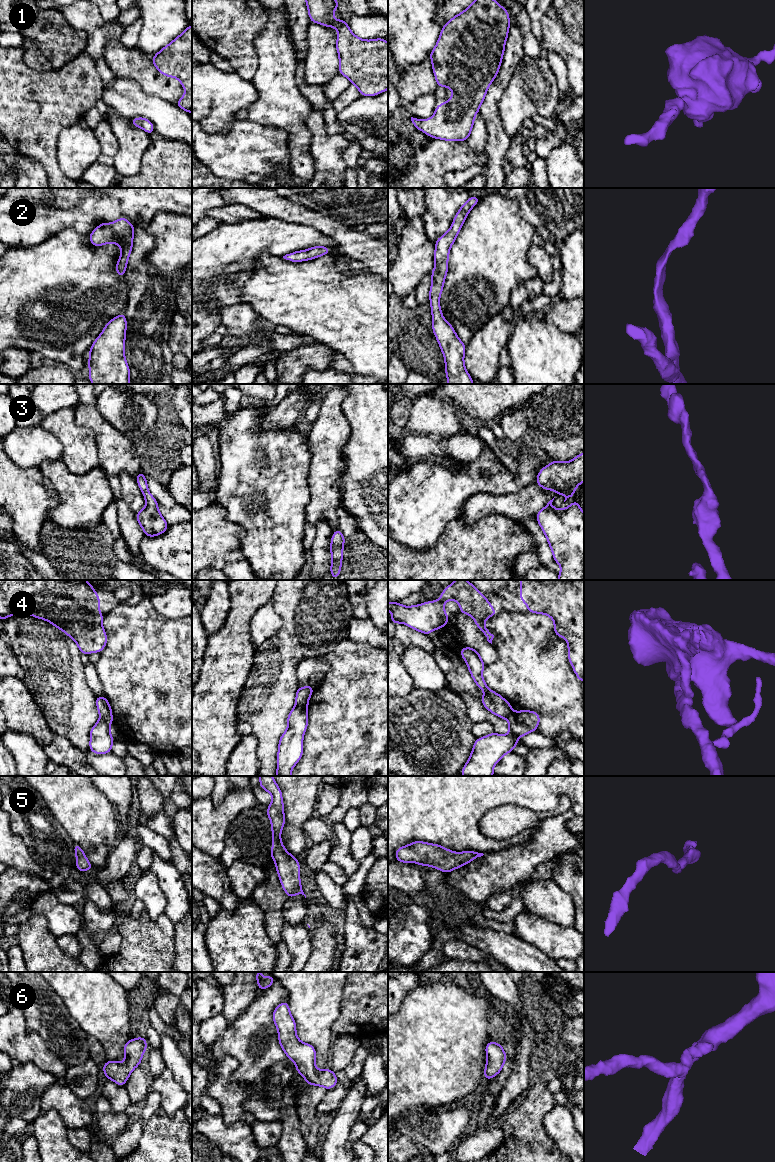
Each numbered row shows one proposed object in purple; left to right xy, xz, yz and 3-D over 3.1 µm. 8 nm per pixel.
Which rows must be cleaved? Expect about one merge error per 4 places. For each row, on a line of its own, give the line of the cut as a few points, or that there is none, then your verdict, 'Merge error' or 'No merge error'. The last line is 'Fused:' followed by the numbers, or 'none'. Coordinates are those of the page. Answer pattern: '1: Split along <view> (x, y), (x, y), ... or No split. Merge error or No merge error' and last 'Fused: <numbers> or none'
1: No split. No merge error
2: No split. No merge error
3: No split. No merge error
4: Split along xz (307, 701), (296, 703). Merge error
5: No split. No merge error
6: No split. No merge error
Fused: 4

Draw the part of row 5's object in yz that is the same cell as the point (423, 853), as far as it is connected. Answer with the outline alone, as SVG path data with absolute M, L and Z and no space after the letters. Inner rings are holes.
M414 841L410 845L399 847L395 852L397 862L415 862L419 866L434 867L447 874L483 855L469 850L461 853L452 852L439 844L422 841Z

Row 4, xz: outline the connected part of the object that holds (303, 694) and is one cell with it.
M309 684L306 687L297 688L296 691L296 703L308 702L315 688Z

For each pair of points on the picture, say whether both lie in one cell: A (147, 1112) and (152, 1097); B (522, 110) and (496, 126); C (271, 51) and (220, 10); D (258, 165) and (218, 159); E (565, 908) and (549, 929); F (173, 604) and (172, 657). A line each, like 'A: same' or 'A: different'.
A: same
B: different
C: different
D: same
E: different
F: different

